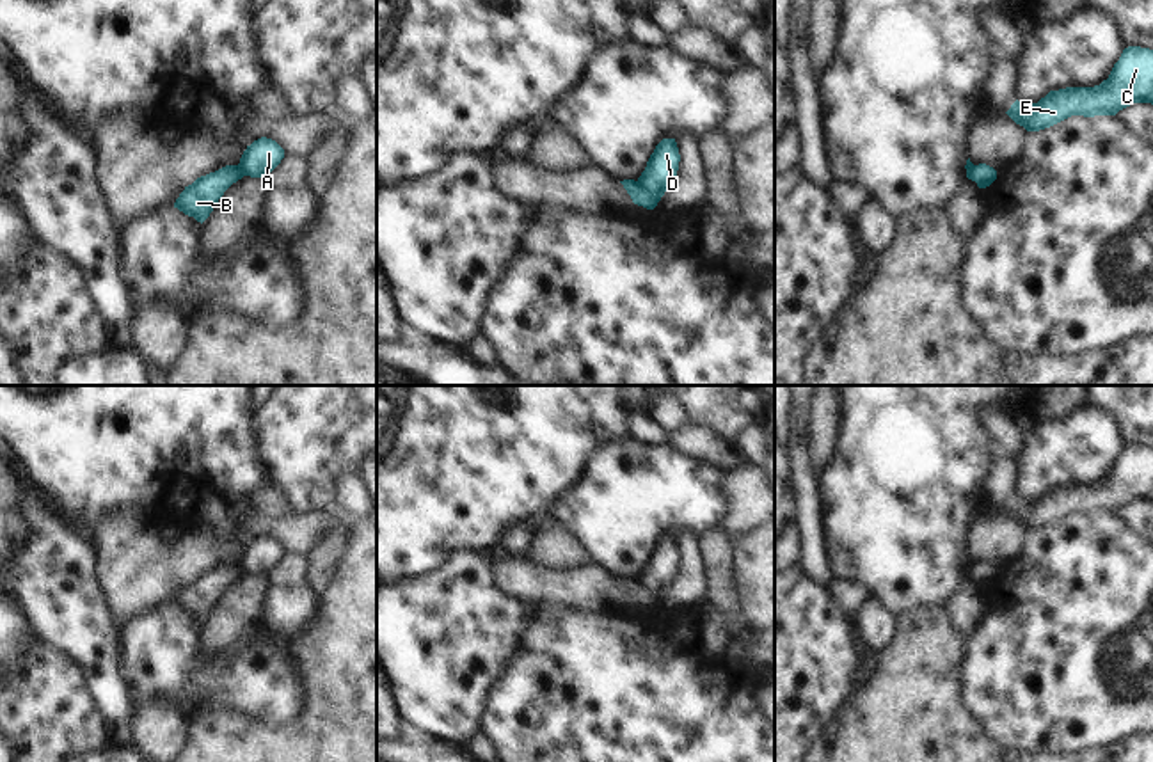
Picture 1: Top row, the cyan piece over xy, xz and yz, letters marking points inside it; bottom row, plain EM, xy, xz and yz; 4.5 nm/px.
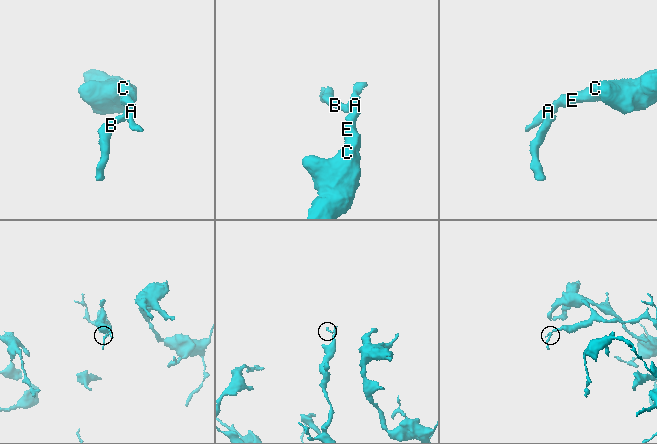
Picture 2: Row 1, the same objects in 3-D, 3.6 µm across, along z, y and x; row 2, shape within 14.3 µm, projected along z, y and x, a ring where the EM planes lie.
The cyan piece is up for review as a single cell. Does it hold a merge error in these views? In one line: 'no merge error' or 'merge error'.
merge error

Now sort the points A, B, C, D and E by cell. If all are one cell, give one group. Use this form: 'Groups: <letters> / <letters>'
Groups: A C D E / B.

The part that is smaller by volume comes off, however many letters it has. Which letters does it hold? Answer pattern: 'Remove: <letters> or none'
Remove: B.

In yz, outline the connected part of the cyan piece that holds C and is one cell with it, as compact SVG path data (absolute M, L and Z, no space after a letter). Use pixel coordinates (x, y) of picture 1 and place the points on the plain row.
M1125 446L1109 476L1100 483L1050 488L1038 501L1016 497L1006 512L1027 529L1039 529L1071 513L1116 513L1133 501L1153 503L1153 448L1149 446Z

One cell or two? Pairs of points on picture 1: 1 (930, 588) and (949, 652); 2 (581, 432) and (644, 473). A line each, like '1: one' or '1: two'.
1: two
2: two

